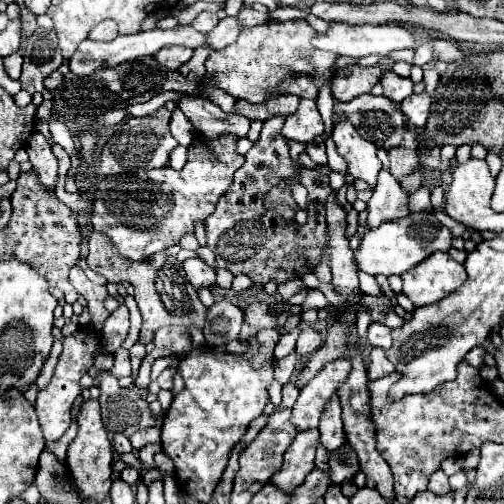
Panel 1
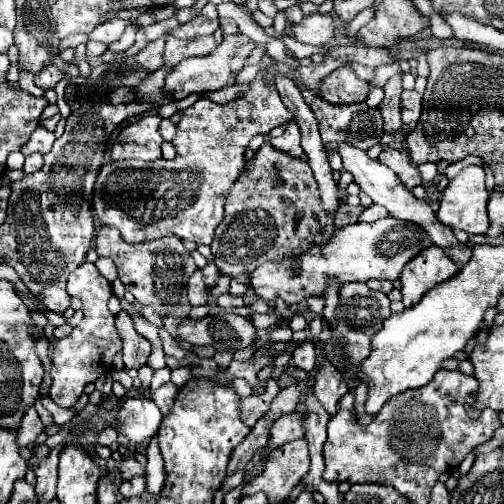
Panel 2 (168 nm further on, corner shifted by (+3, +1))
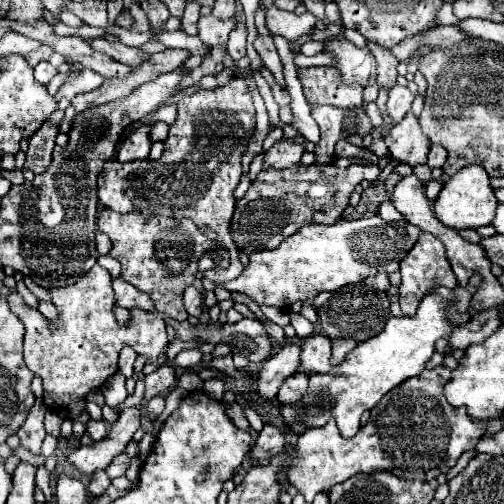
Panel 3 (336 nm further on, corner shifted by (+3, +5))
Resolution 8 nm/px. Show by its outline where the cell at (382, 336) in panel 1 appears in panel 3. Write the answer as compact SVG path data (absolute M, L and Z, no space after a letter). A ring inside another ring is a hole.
M336 339L336 341L332 341L332 363L340 365L354 347L356 347L356 341L352 341L352 339Z

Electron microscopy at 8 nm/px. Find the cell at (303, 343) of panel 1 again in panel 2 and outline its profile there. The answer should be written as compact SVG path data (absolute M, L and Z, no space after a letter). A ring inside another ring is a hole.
M300 343L292 351L292 363L300 369L314 371L316 367L316 347L312 343Z

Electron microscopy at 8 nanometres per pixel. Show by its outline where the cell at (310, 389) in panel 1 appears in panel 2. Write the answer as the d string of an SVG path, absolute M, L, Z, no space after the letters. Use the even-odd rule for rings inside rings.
M288 413L272 423L268 445L278 449L290 441L300 439L300 437L304 437L304 417L298 413Z

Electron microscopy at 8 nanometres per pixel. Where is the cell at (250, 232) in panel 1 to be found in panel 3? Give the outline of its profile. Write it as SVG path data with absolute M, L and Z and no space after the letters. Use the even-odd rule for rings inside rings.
M292 165L286 169L264 169L252 181L242 199L236 201L236 209L230 221L230 233L238 251L250 255L258 249L274 249L282 239L294 235L308 223L336 223L348 207L354 187L362 181L374 181L380 169L376 165L350 165L346 169L332 165Z

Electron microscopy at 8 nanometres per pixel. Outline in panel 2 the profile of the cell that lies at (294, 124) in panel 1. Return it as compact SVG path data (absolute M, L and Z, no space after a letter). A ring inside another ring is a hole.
M292 121L288 125L288 129L284 131L282 137L276 137L272 141L272 147L280 149L282 153L288 153L290 157L302 157L304 155L304 151L300 149L300 129L298 129L296 121Z

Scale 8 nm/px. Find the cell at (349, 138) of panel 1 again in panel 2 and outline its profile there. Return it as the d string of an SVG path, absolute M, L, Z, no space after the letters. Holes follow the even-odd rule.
M340 143L338 153L342 155L344 169L354 175L354 181L360 185L360 189L362 189L364 193L368 193L368 195L374 199L374 203L384 205L384 207L388 209L388 213L390 213L392 217L396 217L396 219L402 219L402 221L410 221L410 223L420 225L420 227L428 233L430 241L432 241L434 245L442 247L444 253L446 253L458 267L462 267L462 265L468 263L468 259L472 257L472 249L470 249L468 245L460 243L460 241L454 237L452 229L448 229L446 225L442 225L442 223L436 219L432 207L430 207L426 201L416 199L416 197L402 185L402 181L398 179L398 175L396 175L392 169L388 169L386 165L380 165L380 161L370 159L370 157L366 155L366 151L356 149L356 147L348 145L348 143Z

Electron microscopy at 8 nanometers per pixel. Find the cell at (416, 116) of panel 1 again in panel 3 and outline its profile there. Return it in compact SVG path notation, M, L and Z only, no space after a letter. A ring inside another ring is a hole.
M394 85L394 87L390 89L386 109L388 109L388 115L392 117L394 125L404 119L404 115L406 115L406 113L410 111L410 107L412 107L412 101L414 101L414 93L410 93L408 87Z

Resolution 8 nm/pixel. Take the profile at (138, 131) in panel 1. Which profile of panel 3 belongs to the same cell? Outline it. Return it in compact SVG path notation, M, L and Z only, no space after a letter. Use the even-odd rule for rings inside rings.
M138 127L132 129L120 143L116 159L118 161L134 161L134 159L146 159L150 153L152 141L150 141L150 127Z

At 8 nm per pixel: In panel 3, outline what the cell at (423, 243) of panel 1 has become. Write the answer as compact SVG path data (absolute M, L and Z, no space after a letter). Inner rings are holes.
M378 215L354 221L336 221L334 225L306 225L300 233L284 239L280 247L250 255L250 265L242 275L224 283L228 291L240 291L258 305L290 309L296 301L314 299L322 291L336 291L350 283L360 283L378 271L398 271L398 263L416 245L420 229L408 221L384 221Z

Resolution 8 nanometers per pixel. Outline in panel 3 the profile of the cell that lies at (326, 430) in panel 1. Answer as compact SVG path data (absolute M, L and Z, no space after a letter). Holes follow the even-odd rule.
M312 335L312 337L308 337L302 343L302 349L304 349L304 353L300 355L300 359L302 359L300 369L302 371L306 371L306 373L310 373L310 371L328 373L334 367L330 363L332 347L330 347L330 339L328 337L324 337L324 335Z

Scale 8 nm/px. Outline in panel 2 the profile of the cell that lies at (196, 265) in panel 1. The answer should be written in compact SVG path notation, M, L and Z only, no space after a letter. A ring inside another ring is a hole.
M200 269L188 281L188 301L192 305L206 305L208 303L208 289L204 287L204 279Z

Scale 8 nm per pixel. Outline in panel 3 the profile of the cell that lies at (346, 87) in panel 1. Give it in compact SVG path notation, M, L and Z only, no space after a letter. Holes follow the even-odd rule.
M308 67L300 69L298 77L304 87L308 103L336 105L342 109L362 105L362 85L348 85L342 81L336 67Z

